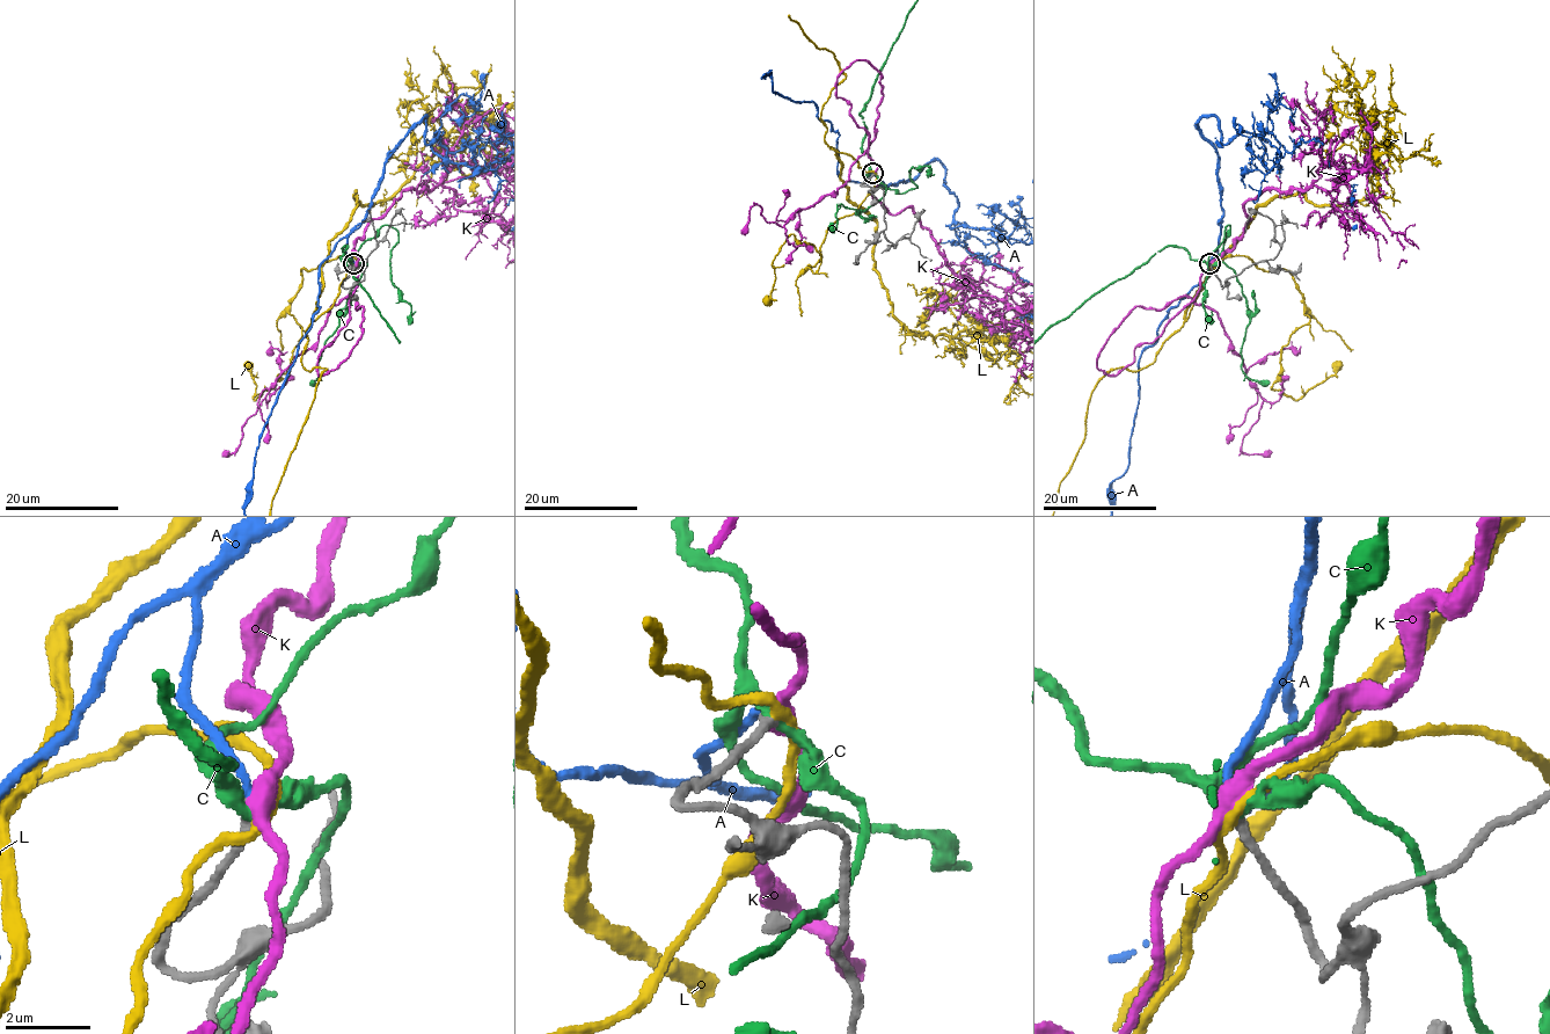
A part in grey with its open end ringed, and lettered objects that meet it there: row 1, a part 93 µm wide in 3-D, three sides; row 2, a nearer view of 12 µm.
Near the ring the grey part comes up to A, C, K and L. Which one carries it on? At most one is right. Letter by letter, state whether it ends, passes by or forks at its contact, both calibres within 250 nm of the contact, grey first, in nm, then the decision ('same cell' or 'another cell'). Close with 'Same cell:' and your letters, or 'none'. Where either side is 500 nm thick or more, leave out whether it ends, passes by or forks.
A: it ends; calibres 220 and 160 nm; same cell
C: it passes by; calibres 260 and 240 nm; another cell
K: it passes by; calibres 240 and 400 nm; another cell
L: it passes by; calibres 280 and 260 nm; another cell
Same cell: A

